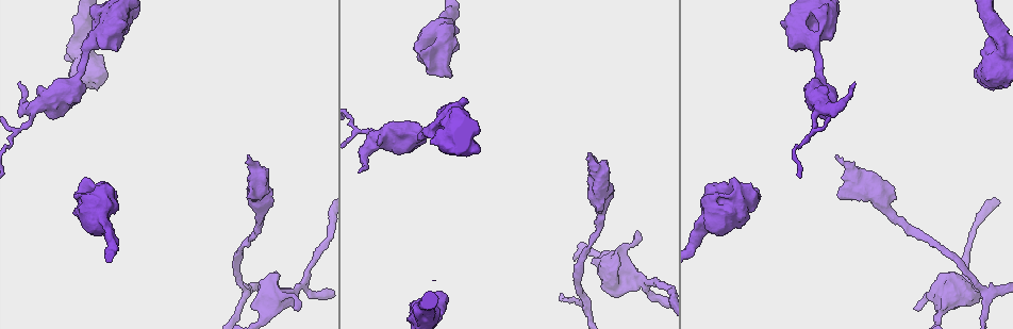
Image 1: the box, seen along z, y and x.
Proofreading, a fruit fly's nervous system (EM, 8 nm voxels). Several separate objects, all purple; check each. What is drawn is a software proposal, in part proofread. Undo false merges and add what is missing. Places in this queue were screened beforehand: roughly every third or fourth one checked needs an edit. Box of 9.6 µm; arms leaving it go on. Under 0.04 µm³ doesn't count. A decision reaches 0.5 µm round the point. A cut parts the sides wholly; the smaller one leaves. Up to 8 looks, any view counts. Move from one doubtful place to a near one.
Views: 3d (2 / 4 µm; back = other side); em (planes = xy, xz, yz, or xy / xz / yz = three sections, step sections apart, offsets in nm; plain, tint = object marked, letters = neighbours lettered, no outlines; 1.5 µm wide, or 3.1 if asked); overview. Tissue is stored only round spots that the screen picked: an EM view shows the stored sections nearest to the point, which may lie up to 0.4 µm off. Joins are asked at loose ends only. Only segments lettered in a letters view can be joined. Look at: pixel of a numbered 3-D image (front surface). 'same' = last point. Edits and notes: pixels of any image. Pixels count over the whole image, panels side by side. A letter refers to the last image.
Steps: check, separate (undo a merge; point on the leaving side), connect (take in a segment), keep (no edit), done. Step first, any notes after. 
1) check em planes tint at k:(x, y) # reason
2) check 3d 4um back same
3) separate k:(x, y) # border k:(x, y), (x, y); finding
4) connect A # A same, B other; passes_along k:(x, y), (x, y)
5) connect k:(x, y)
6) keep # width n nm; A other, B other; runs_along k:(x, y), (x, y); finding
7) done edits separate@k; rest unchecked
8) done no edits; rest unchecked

check 3d 2um at 1:(915, 307) # branch stops here

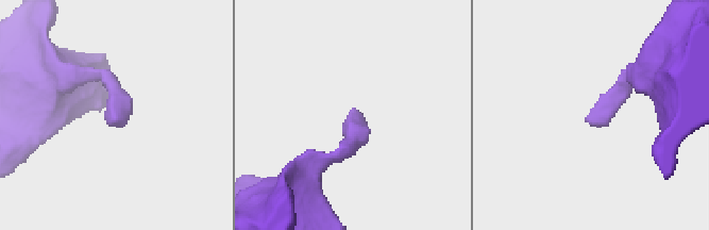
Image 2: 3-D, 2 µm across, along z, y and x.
check em xy step 8 letters at 2:(353, 109)

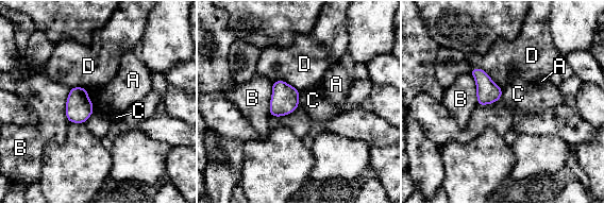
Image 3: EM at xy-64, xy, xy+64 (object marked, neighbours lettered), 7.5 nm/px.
check em planes letters same

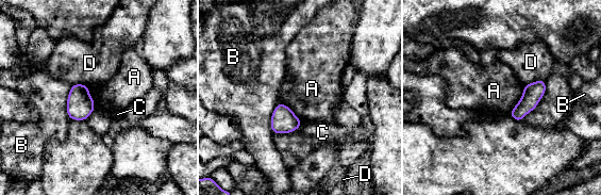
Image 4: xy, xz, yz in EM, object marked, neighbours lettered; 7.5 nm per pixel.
keep # longest_contact B 260 nm; A other, B other, C other, D other; border 4:(71, 85), (66, 101), (69, 119); no lettered segment goes on from it

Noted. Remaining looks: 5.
check 3d 4um at 1:(900, 220) # thick turns thin

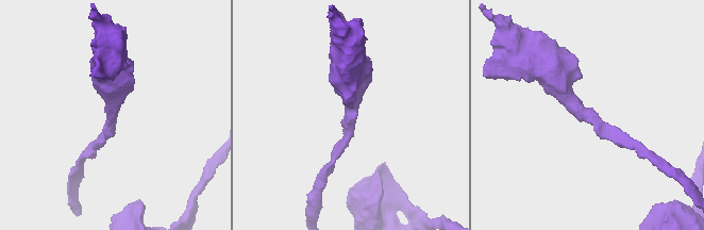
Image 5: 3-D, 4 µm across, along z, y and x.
check em planes letters at 5:(114, 115) # need the tissue

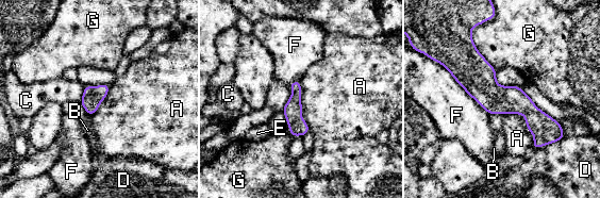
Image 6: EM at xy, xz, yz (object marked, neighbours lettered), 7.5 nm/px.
keep # A other, B other, C other, D other, E other, F other, G other; runs_along 6:(464, 52), (503, 99), (556, 137); continuous, no second cell

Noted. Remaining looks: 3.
check 3d 4um at 1:(298, 291) # thick end

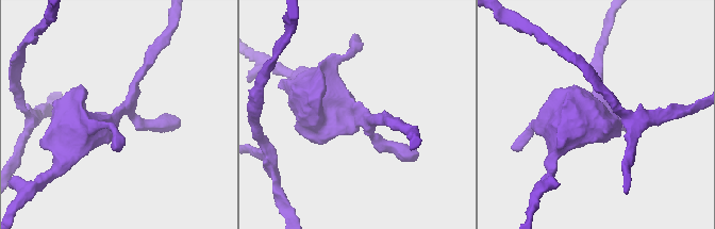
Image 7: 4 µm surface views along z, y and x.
check em planes letters at 7:(116, 119) # shape alone is not enough

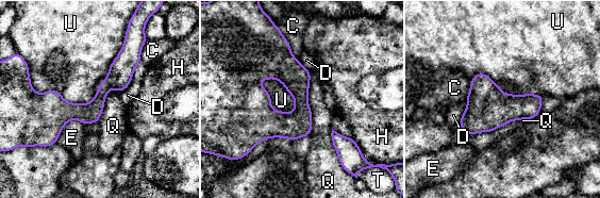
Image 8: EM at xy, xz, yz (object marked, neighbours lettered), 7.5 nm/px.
keep # longest_contact U 800 nm; C other, D other, E other, H other, Q other, T other, U other; none of them fits

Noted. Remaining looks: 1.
done no edits; rest unchecked

